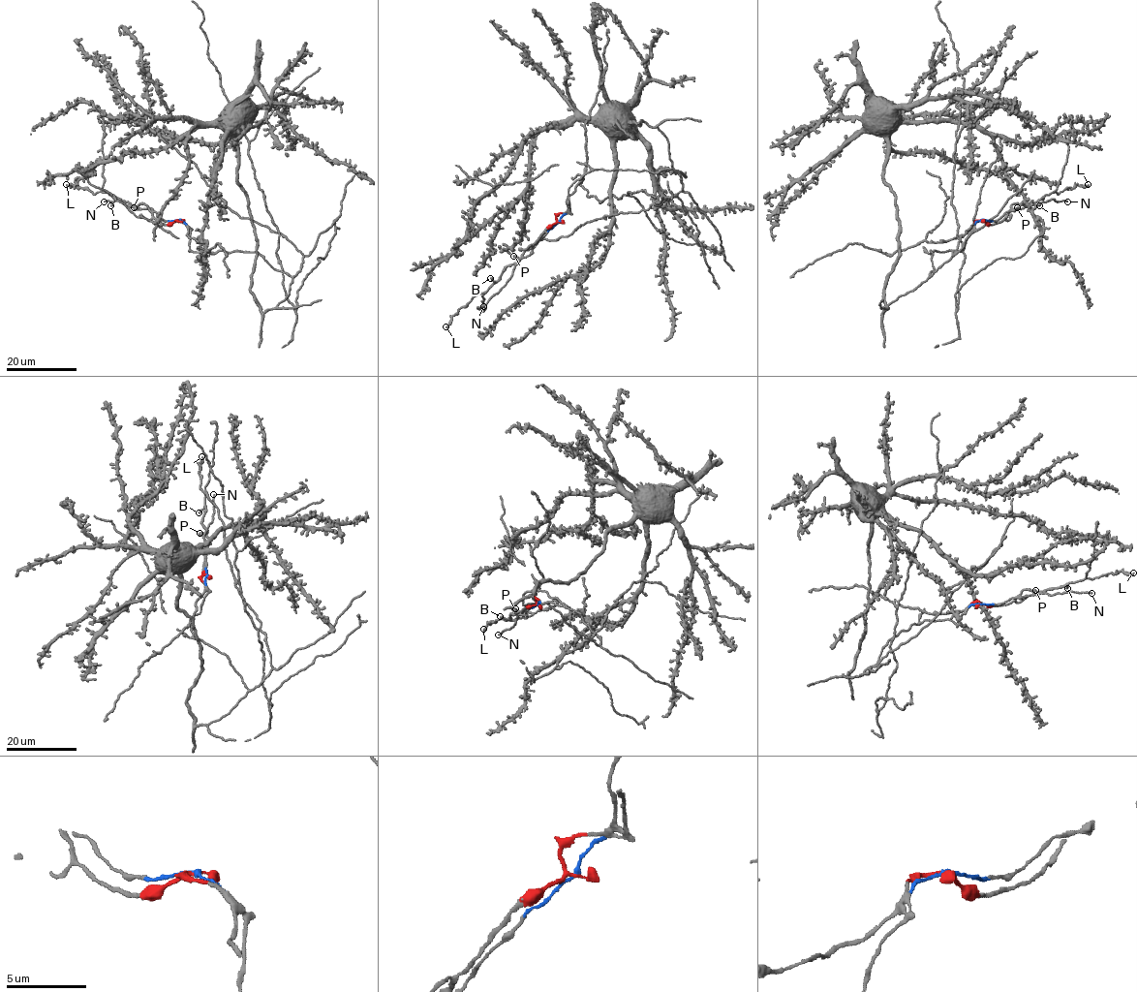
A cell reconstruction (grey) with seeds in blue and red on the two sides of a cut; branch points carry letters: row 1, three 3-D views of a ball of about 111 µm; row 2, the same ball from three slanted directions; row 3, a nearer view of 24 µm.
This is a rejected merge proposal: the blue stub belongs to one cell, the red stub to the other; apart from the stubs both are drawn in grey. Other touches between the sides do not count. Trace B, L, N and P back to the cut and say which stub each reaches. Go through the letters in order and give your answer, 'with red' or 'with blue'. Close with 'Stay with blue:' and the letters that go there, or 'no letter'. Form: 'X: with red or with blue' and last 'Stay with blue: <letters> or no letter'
B: with red
L: with red
N: with blue
P: with blue
Stay with blue: N, P

